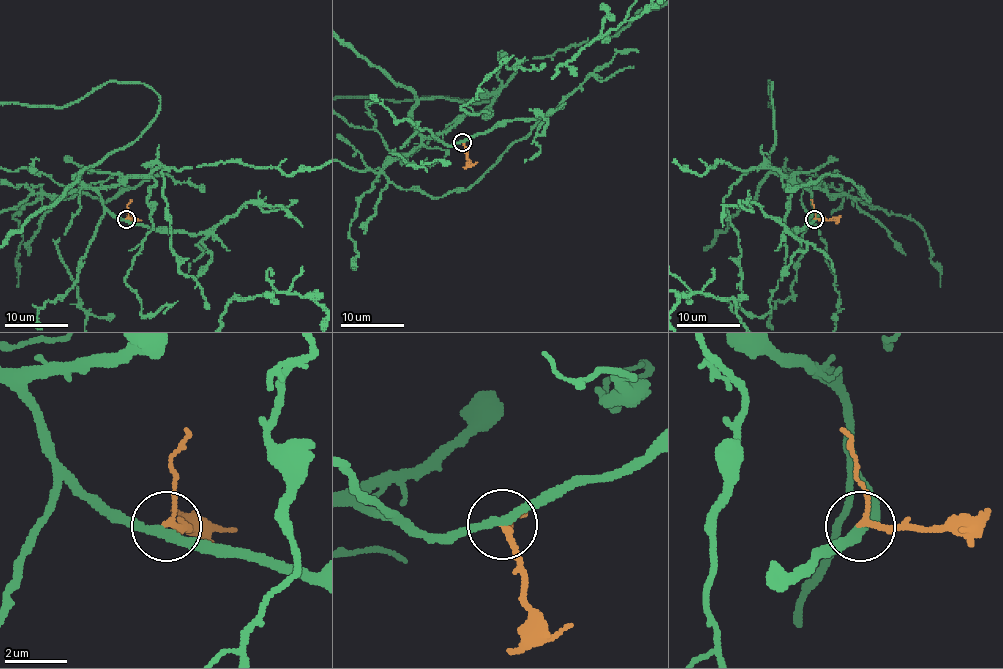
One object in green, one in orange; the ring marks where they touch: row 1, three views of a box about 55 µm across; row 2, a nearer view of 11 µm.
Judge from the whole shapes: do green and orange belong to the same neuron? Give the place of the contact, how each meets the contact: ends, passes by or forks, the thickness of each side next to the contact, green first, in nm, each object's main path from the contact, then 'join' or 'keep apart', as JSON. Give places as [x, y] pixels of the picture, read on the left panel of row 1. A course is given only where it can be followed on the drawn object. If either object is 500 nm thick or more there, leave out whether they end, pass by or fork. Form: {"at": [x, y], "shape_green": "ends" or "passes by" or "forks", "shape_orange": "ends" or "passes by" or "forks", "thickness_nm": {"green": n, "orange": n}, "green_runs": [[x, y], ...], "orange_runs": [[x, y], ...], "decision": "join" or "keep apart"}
{"at": [126, 219], "shape_green": "passes by", "shape_orange": "passes by", "thickness_nm": {"green": 280, "orange": 140}, "green_runs": [[125, 219], [76, 176], [155, 116], [160, 97], [143, 83], [106, 81], [62, 107]], "orange_runs": [[127, 219], [141, 220]], "decision": "join"}

